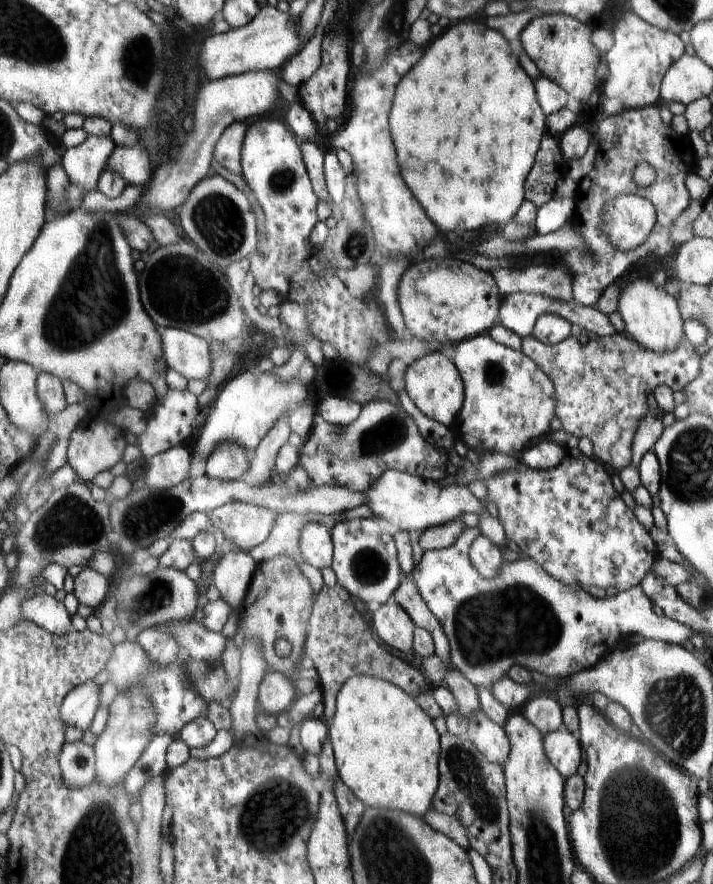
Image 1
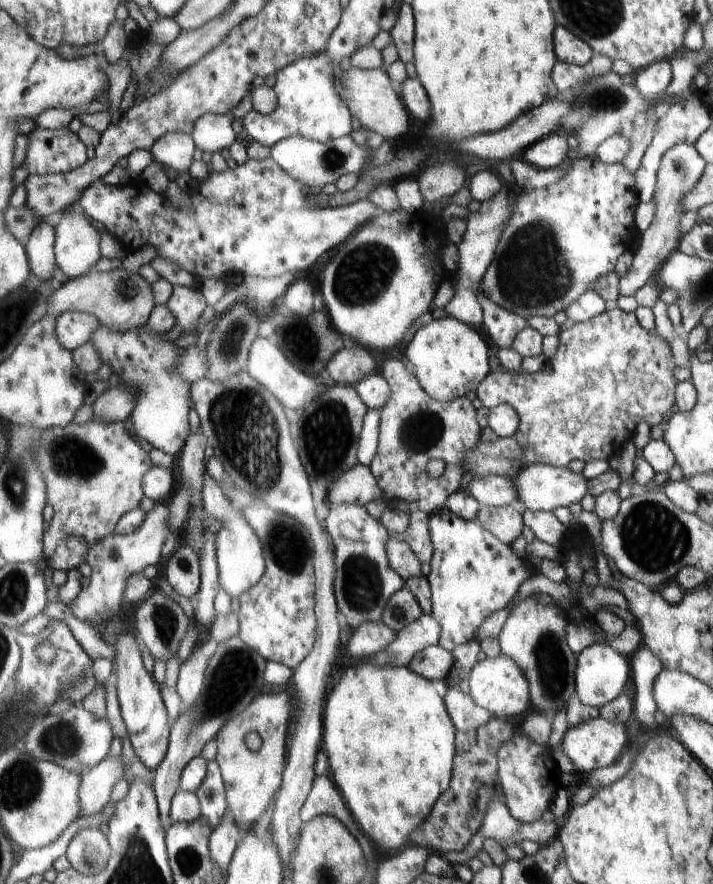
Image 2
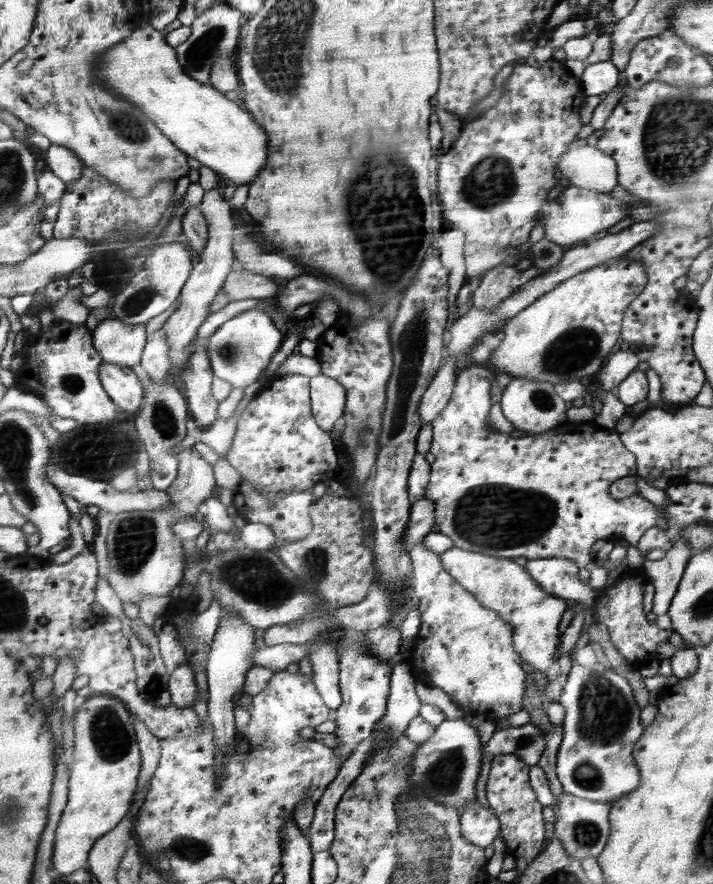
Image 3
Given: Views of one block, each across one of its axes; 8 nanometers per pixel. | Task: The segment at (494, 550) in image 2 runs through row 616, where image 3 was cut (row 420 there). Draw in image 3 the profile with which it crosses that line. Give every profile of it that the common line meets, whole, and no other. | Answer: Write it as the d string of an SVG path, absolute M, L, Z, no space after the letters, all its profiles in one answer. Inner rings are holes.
M478 365L467 369L460 367L448 404L430 424L433 439L429 452L434 454L435 460L431 464L432 472L424 496L426 500L434 502L434 526L440 529L438 533L448 536L454 546L465 551L478 551L482 555L512 560L518 557L526 557L528 560L566 558L582 569L588 568L590 548L596 544L596 540L608 540L616 535L620 540L636 546L662 516L644 496L636 494L616 501L608 494L608 489L615 480L637 474L636 455L624 445L620 434L570 432L564 428L564 424L560 424L545 433L514 438L514 442L508 433L498 432L500 438L494 440L496 434L488 426L488 410L492 406L490 388L494 381L495 374L478 368ZM468 436L474 436L468 442L468 450L440 450L456 446L456 440L458 444L466 444Z

